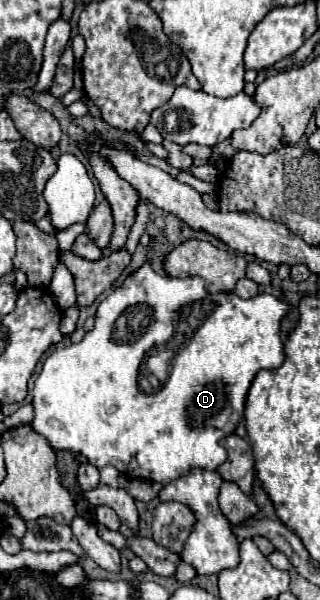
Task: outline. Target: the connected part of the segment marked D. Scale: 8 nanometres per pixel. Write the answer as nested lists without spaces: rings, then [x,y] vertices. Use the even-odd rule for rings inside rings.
[[[144,264],[98,304],[96,326],[82,342],[60,348],[46,358],[34,386],[32,428],[46,436],[54,450],[78,452],[96,468],[112,464],[126,478],[170,484],[192,468],[216,470],[226,460],[220,440],[232,434],[244,418],[244,400],[254,376],[284,362],[280,320],[288,310],[286,302],[270,294],[258,294],[248,300],[234,292],[210,294],[202,278],[168,278]],[[184,326],[190,334],[188,330],[182,334],[184,346],[170,360],[168,382],[154,394],[142,392],[138,388],[138,370],[144,356],[154,346],[168,344]]]

